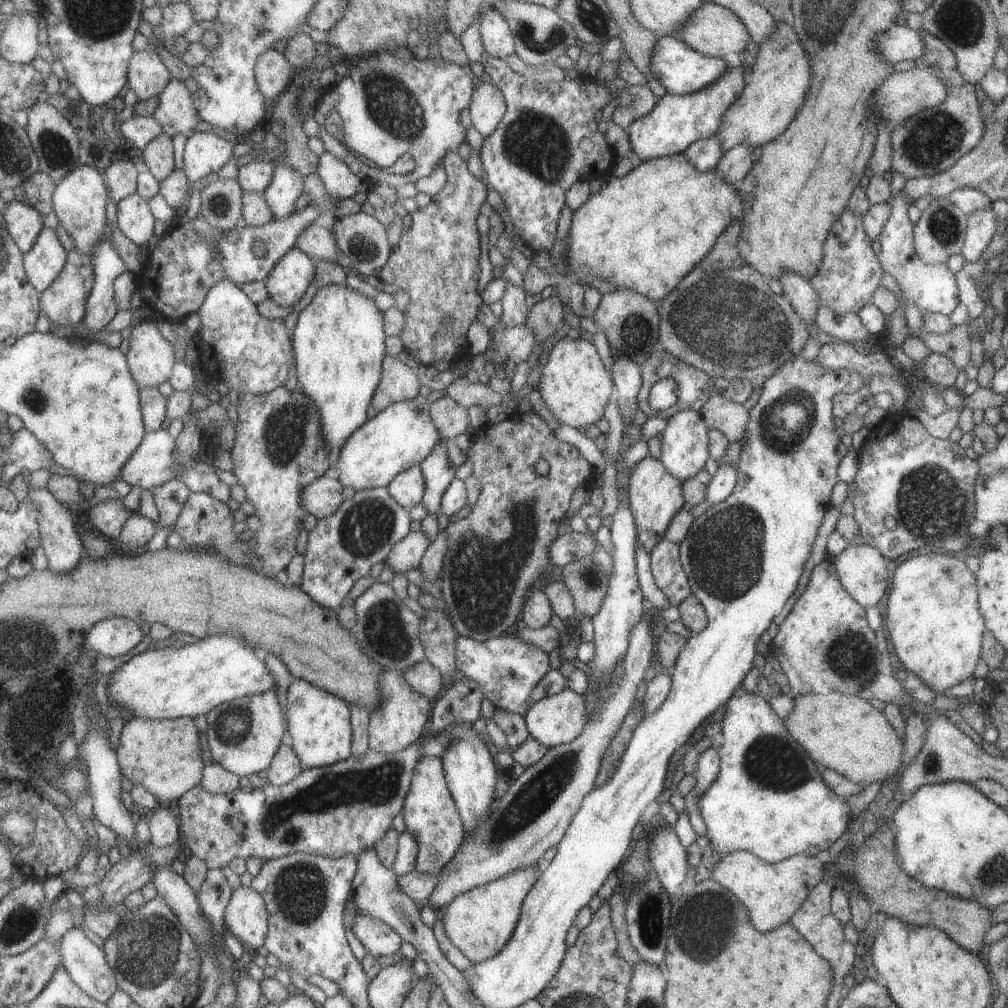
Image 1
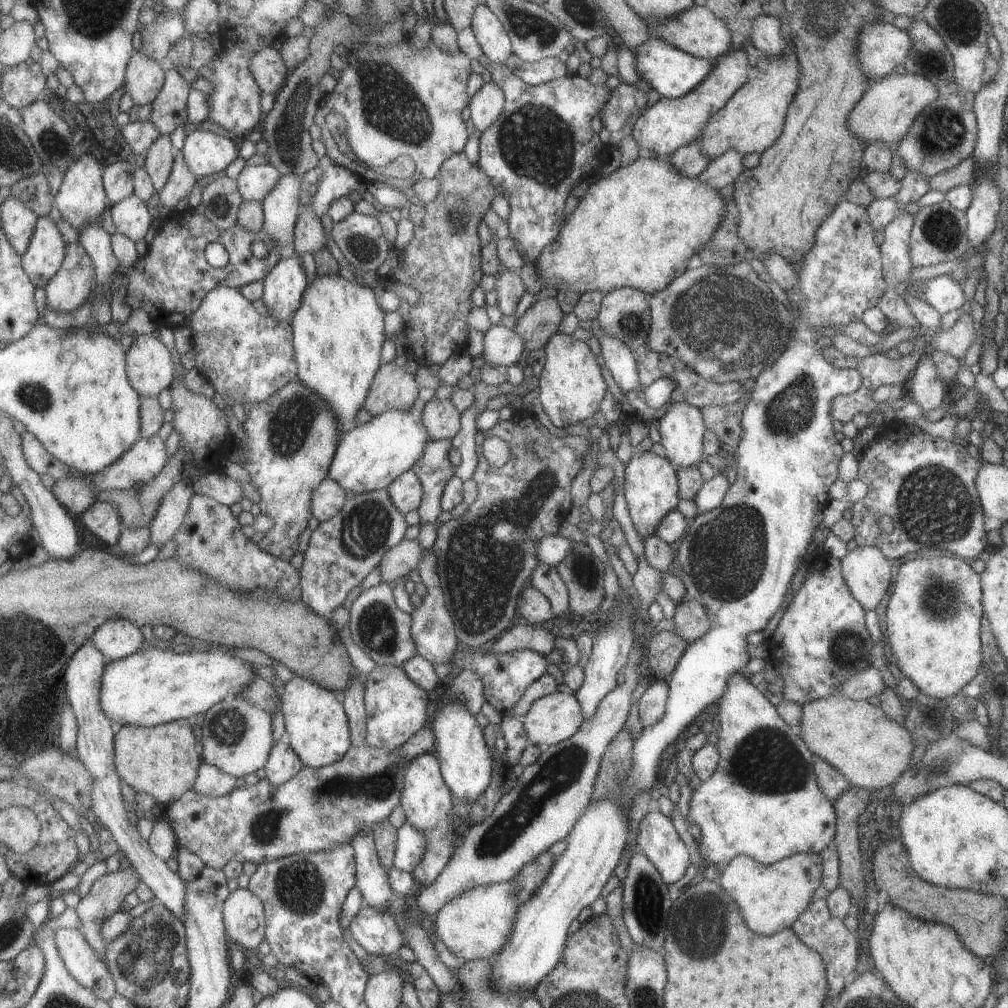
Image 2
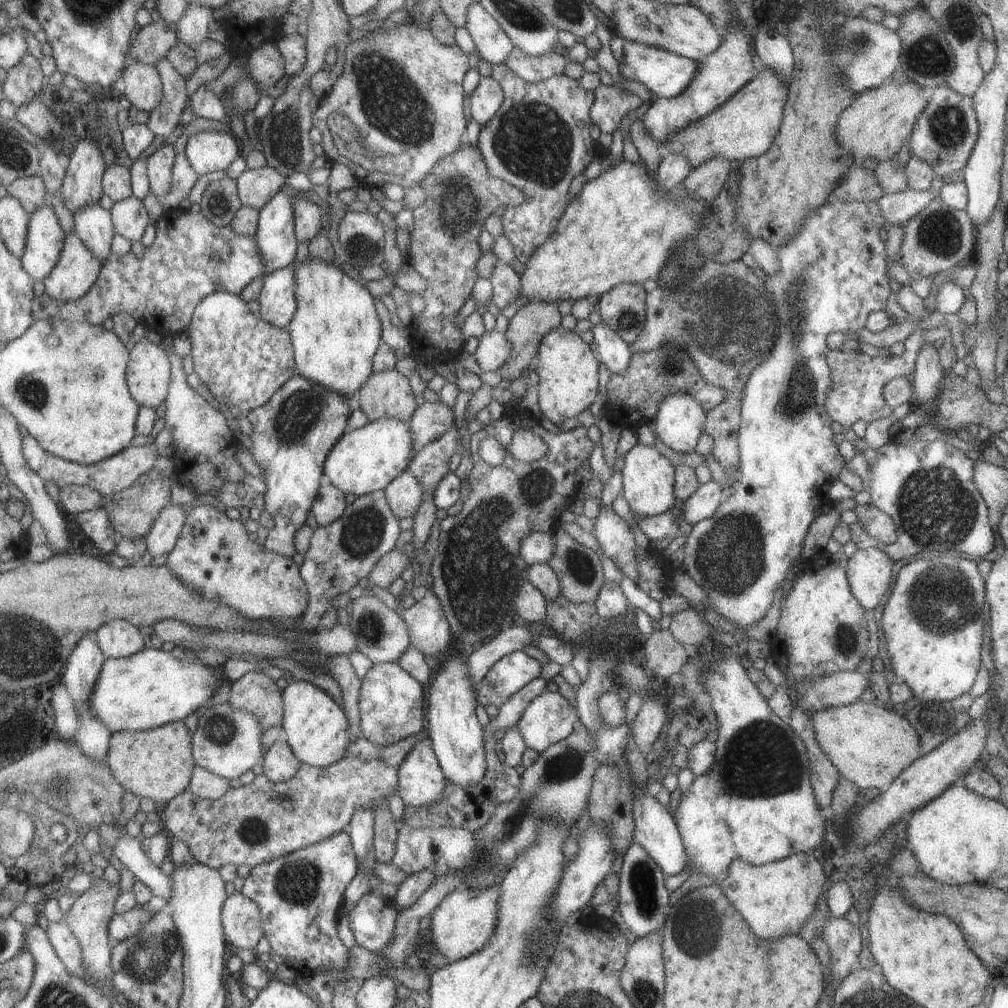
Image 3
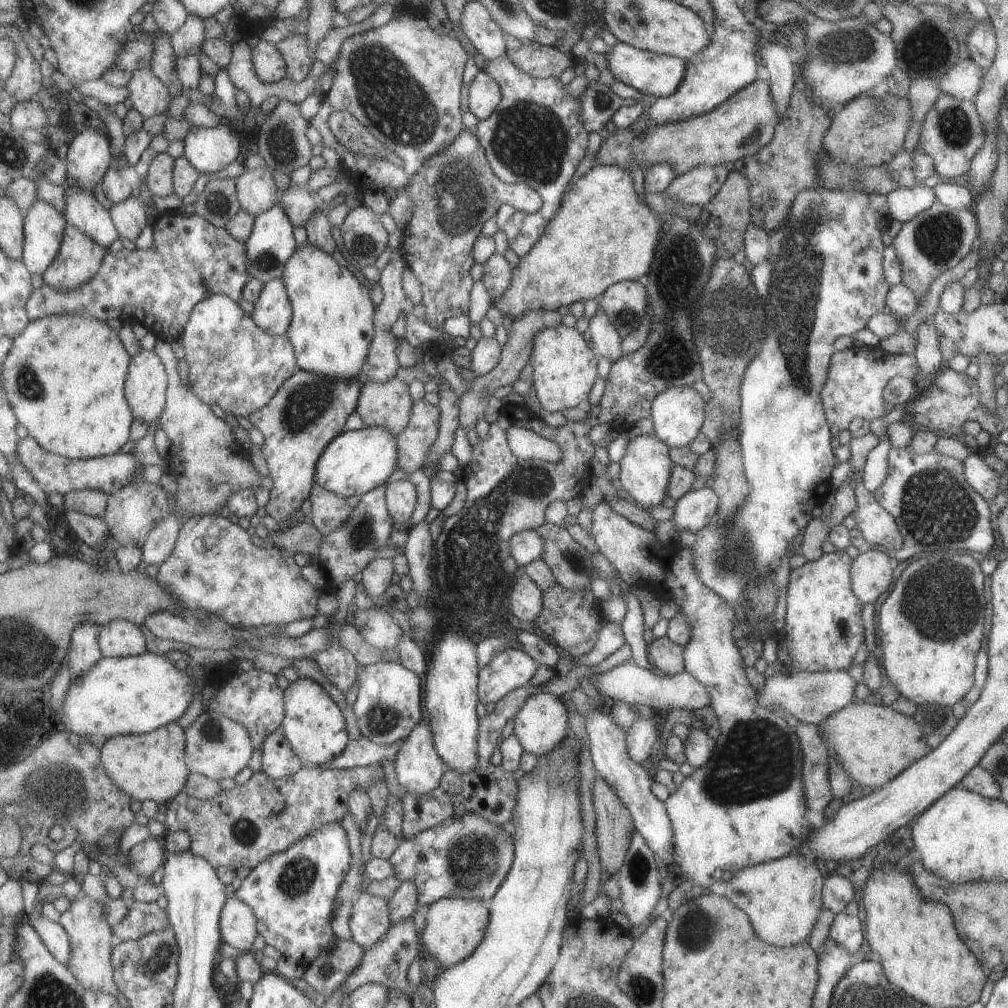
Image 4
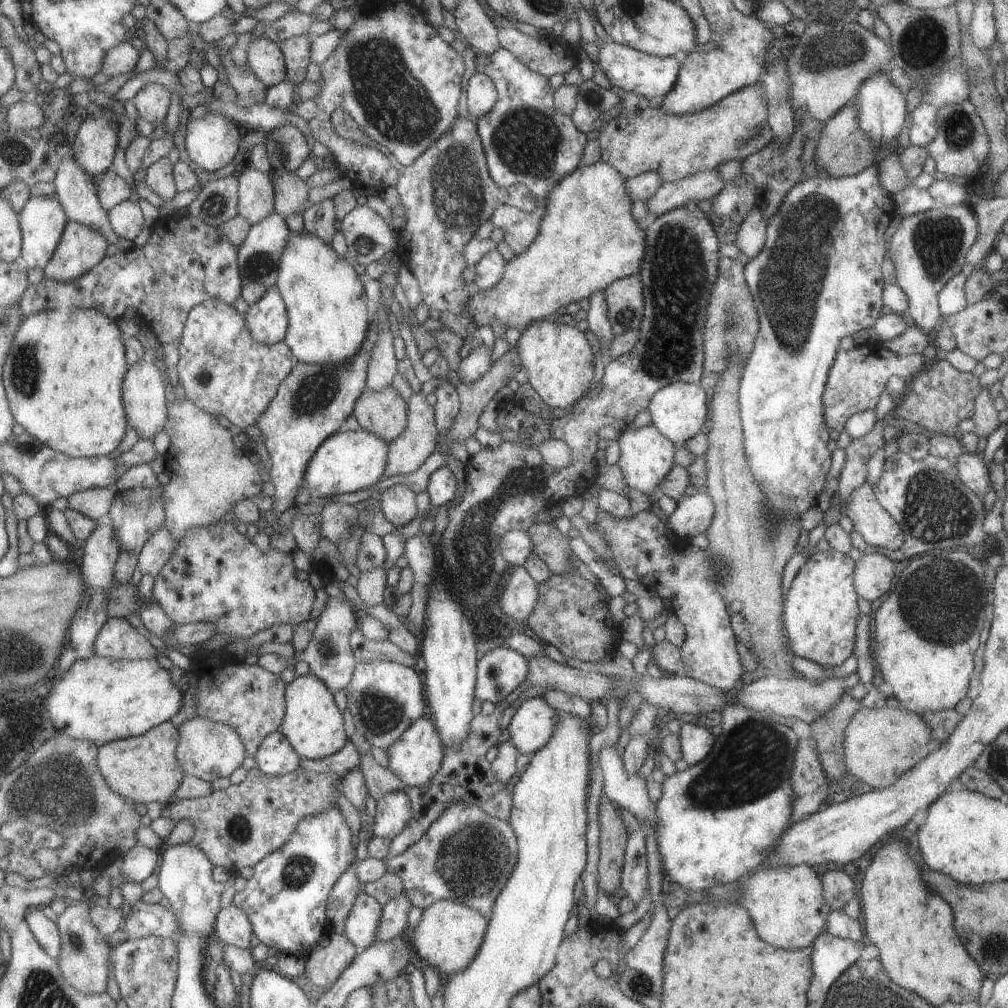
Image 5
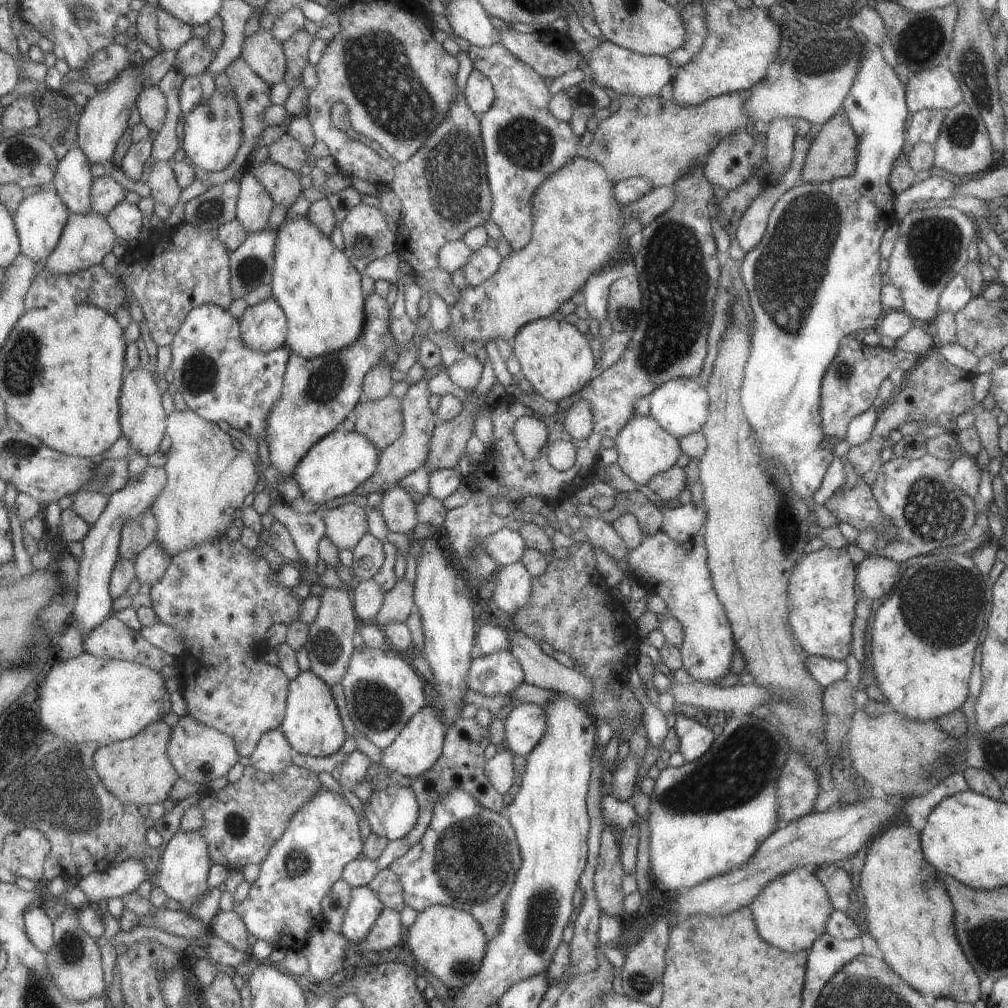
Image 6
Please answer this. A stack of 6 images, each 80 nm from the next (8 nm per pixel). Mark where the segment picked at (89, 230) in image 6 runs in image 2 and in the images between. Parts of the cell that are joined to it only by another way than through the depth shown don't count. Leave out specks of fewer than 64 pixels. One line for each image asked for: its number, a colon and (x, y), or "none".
2: (76, 280)
3: (78, 269)
4: (81, 256)
5: (82, 247)

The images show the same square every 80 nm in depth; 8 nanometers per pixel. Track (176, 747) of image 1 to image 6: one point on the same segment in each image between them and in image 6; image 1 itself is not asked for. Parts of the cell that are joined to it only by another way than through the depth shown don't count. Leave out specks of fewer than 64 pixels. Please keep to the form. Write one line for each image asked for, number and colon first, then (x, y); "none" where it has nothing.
2: (163, 761)
3: (159, 763)
4: (150, 767)
5: (146, 769)
6: (138, 770)

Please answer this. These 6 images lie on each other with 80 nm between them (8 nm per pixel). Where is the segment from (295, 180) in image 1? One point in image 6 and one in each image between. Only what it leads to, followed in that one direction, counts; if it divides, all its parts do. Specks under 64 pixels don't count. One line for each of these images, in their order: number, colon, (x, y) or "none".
2: (280, 207)
3: (274, 234)
4: (270, 242)
5: (258, 256)
6: (252, 264)

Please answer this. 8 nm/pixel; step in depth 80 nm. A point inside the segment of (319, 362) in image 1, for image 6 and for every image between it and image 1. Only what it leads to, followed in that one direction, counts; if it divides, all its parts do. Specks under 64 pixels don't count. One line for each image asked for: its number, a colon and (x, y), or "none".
2: (338, 333)
3: (335, 330)
4: (330, 330)
5: (328, 315)
6: (316, 286)

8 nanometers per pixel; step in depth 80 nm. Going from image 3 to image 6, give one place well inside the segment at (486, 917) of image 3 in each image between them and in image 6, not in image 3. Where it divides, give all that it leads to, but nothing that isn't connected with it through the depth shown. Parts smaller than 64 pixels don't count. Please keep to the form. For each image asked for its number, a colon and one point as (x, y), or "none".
4: (453, 927)
5: (448, 935)
6: (448, 943)

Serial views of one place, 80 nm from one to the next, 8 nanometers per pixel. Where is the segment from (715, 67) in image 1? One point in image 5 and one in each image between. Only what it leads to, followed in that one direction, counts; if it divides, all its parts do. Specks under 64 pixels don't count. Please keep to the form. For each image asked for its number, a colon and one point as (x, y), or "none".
2: (670, 72)
3: (665, 74)
4: (657, 75)
5: (645, 75)

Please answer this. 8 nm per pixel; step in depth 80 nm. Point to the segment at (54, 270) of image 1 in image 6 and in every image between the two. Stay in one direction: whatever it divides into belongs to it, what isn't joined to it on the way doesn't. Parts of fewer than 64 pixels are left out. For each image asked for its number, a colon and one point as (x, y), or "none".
2: (47, 251)
3: (47, 238)
4: (45, 225)
5: (44, 220)
6: (41, 218)

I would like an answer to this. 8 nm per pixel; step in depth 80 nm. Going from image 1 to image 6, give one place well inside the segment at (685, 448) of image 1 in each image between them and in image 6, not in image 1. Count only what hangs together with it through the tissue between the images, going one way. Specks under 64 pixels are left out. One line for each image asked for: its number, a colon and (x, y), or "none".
2: (681, 427)
3: (679, 421)
4: (677, 413)
5: (678, 410)
6: (680, 405)

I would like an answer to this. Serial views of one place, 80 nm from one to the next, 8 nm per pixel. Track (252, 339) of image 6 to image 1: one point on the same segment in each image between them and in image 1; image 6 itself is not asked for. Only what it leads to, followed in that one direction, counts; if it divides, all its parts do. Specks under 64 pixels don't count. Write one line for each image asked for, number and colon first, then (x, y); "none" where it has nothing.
1: (288, 280)
2: (282, 288)
3: (277, 304)
4: (272, 313)
5: (267, 320)

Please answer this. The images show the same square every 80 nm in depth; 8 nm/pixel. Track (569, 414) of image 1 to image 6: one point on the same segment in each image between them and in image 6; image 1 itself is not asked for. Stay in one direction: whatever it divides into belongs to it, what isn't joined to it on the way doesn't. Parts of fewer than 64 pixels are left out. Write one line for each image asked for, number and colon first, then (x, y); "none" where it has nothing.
2: (570, 385)
3: (567, 371)
4: (563, 364)
5: (558, 359)
6: (554, 356)

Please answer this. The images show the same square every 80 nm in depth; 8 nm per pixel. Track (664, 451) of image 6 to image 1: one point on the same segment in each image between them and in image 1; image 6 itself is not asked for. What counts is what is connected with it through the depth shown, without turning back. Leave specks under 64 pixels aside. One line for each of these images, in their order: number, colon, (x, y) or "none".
1: (654, 495)
2: (650, 489)
3: (647, 477)
4: (645, 466)
5: (646, 455)

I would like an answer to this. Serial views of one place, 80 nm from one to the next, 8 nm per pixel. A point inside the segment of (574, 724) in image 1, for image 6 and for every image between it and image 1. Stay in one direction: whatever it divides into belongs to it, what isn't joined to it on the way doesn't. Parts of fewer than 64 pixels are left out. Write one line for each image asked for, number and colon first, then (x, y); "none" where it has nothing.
2: (552, 718)
3: (547, 718)
4: (540, 724)
5: (530, 727)
6: (524, 724)

